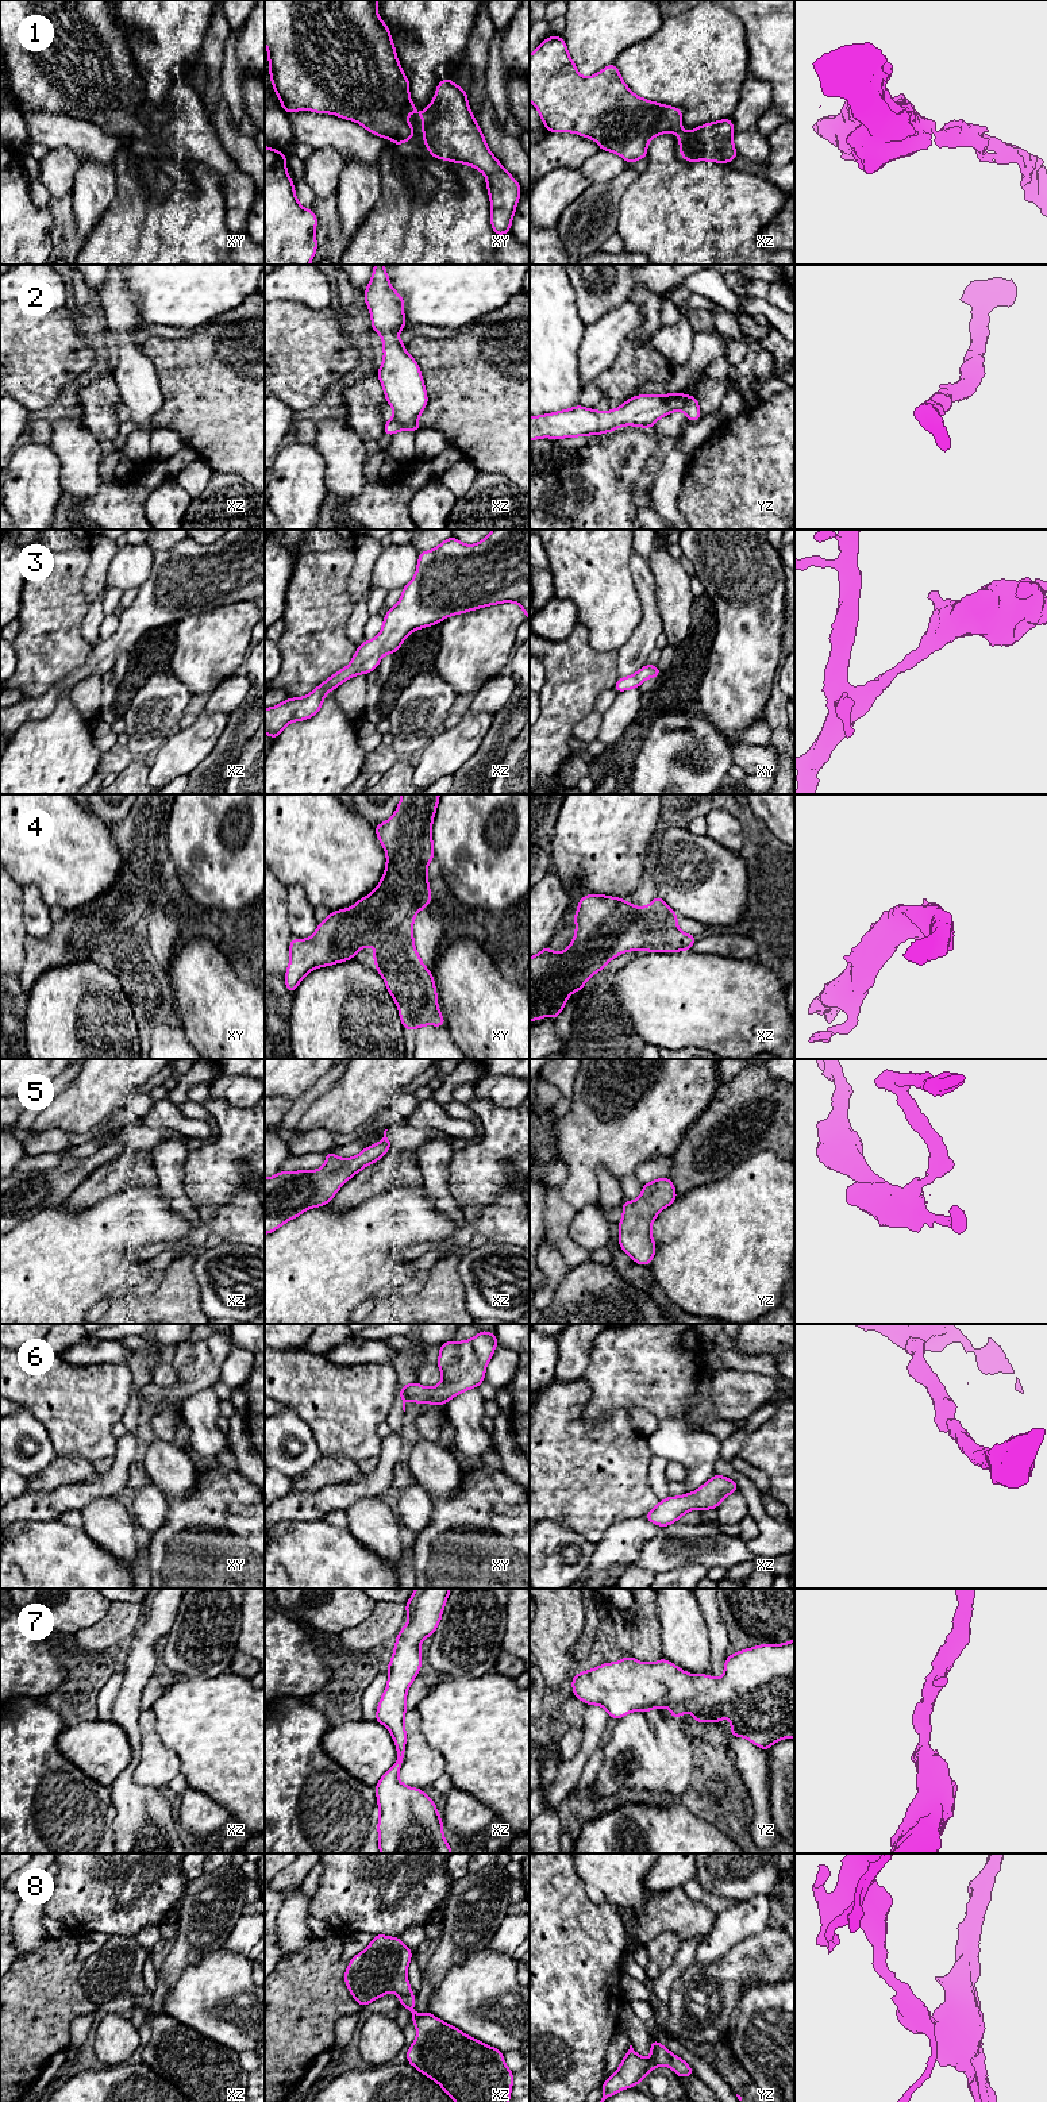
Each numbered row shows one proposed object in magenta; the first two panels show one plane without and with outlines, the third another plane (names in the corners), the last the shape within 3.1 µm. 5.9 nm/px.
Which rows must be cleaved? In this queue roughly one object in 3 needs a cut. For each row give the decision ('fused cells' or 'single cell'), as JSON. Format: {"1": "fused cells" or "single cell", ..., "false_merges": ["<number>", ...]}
{"1": "single cell", "2": "single cell", "3": "single cell", "4": "single cell", "5": "single cell", "6": "single cell", "7": "single cell", "8": "single cell", "false_merges": []}

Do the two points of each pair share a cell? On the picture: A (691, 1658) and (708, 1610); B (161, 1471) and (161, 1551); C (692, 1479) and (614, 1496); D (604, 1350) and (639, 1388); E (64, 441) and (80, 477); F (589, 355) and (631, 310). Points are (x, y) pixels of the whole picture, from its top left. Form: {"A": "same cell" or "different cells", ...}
{"A": "different cells", "B": "different cells", "C": "different cells", "D": "same cell", "E": "same cell", "F": "same cell"}

